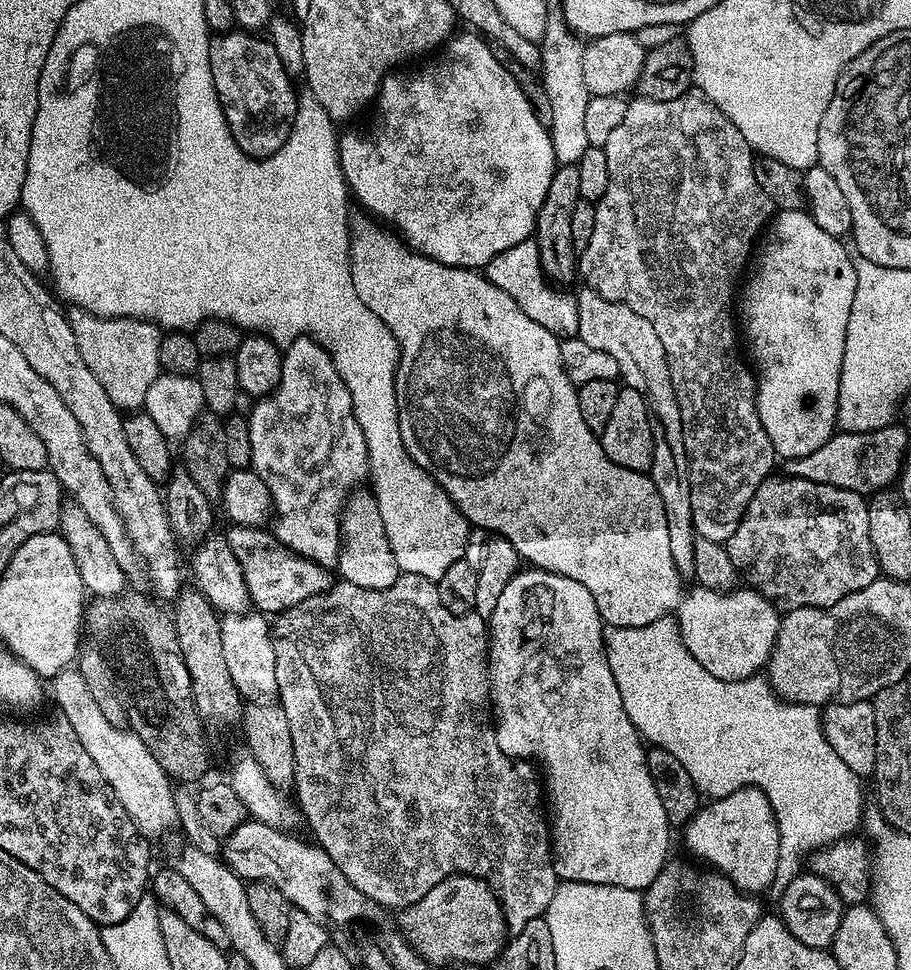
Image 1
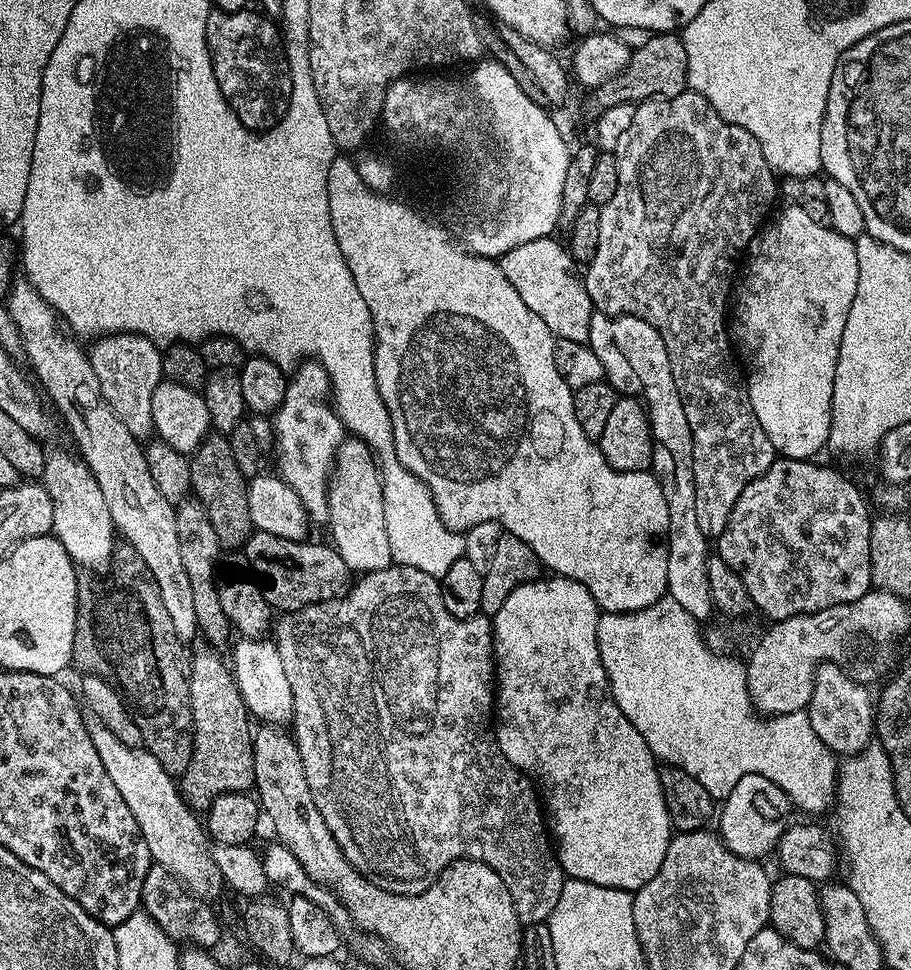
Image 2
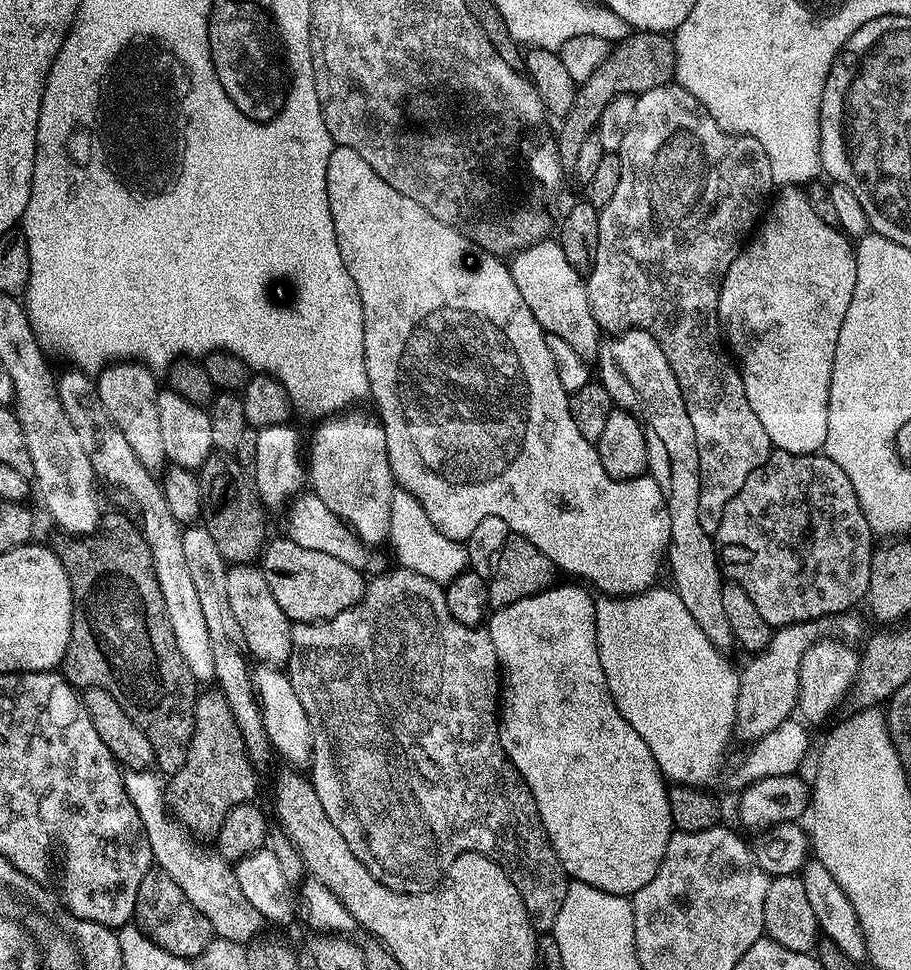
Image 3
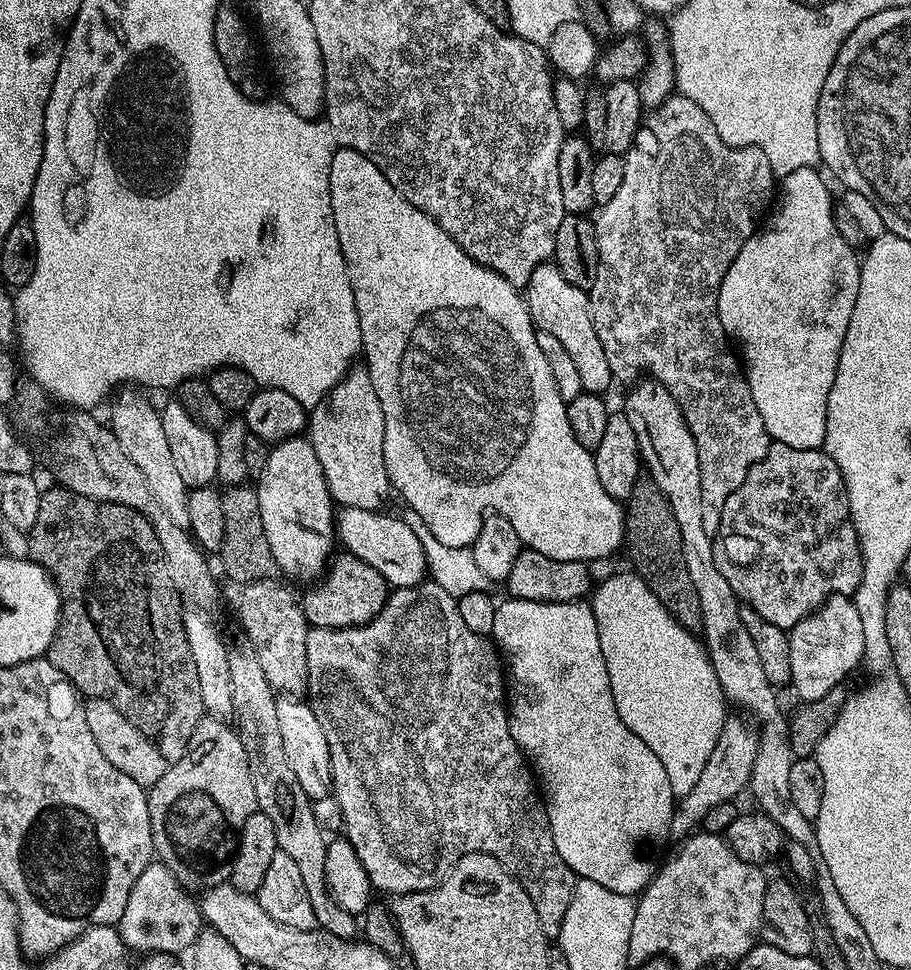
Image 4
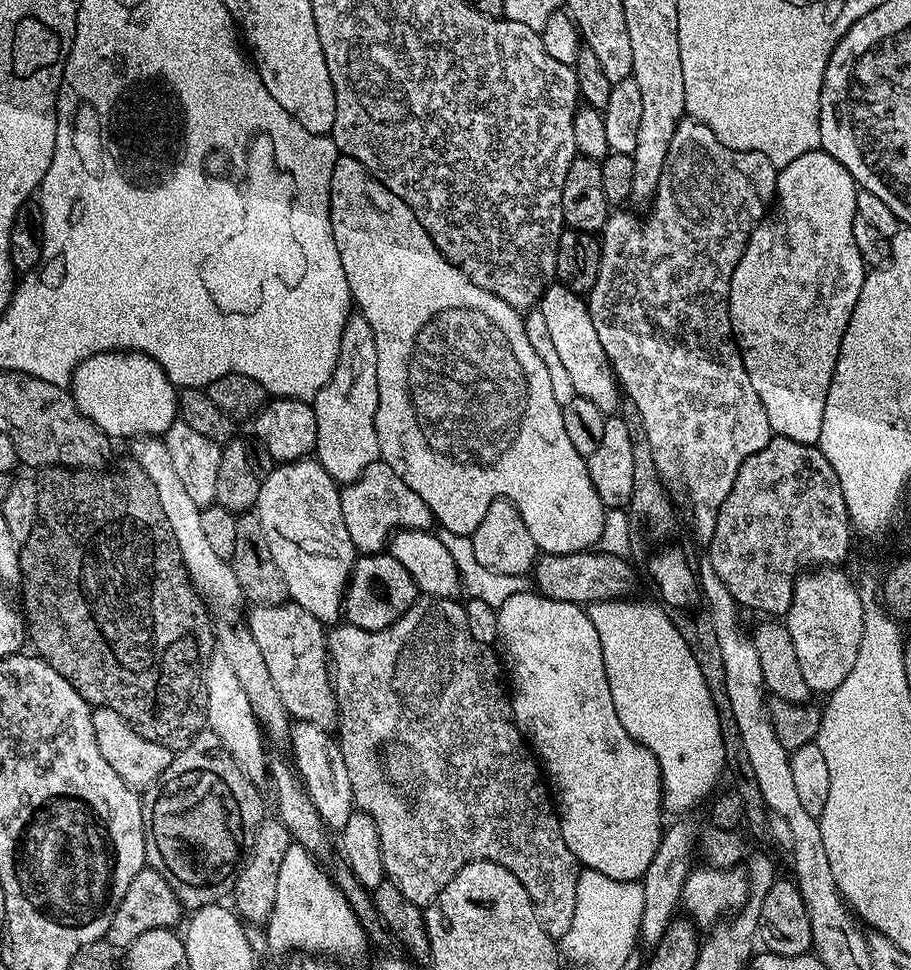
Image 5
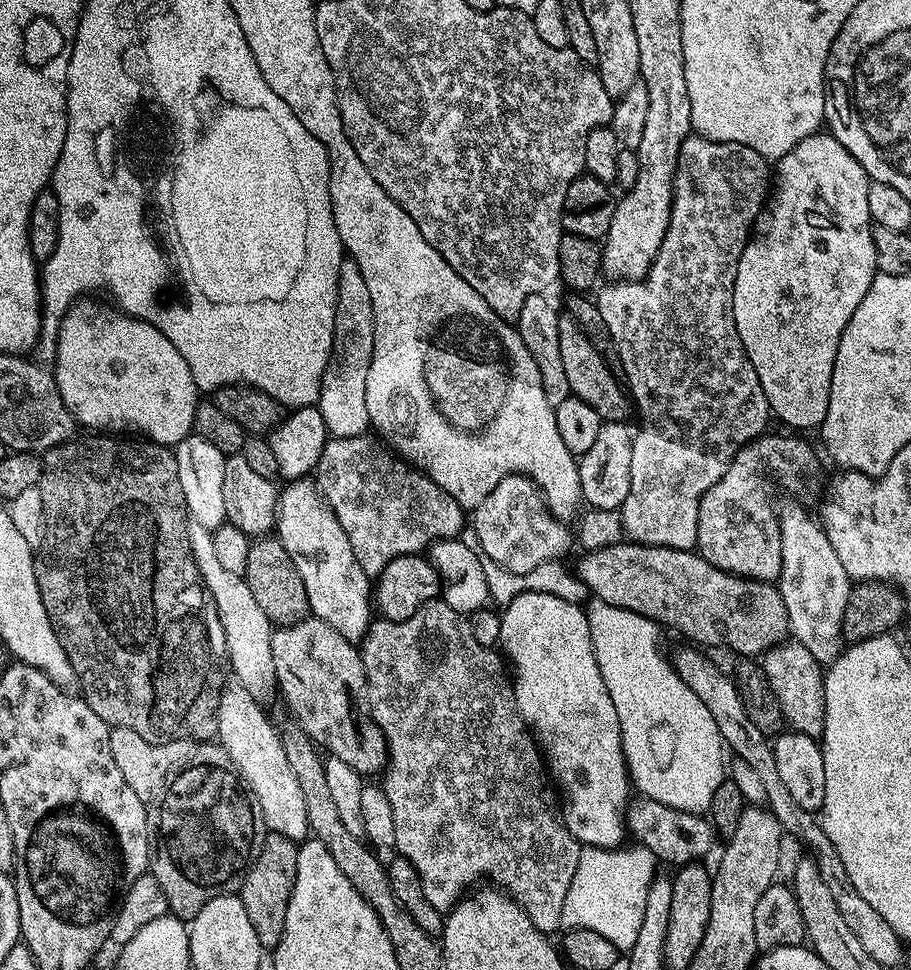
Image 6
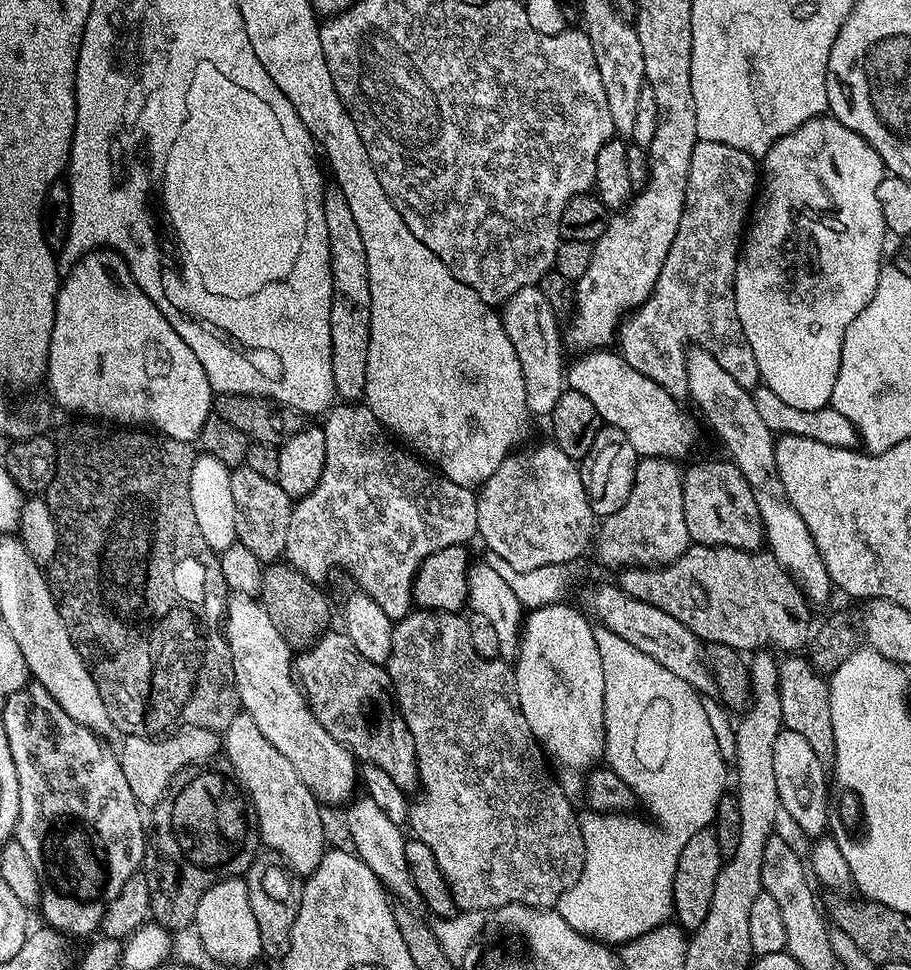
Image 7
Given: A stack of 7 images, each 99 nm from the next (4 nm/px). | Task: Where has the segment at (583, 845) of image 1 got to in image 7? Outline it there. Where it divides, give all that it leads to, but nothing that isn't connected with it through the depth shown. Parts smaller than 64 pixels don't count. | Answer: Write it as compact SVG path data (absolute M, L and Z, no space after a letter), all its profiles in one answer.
M568 602L531 609L524 617L520 649L514 661L516 693L522 714L533 738L540 743L545 757L554 765L558 781L570 798L579 797L583 793L585 775L604 760L602 658L598 654L598 642L594 642L593 625L588 624L589 617L585 616L578 609L571 608Z

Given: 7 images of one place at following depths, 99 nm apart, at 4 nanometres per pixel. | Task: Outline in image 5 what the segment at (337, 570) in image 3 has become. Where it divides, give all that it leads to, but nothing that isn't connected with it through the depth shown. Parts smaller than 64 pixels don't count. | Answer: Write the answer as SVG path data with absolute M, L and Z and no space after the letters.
M360 554L356 557L356 564L352 568L352 579L346 589L346 616L351 623L358 628L365 628L371 632L377 632L394 623L410 605L416 603L418 589L414 578L391 554Z

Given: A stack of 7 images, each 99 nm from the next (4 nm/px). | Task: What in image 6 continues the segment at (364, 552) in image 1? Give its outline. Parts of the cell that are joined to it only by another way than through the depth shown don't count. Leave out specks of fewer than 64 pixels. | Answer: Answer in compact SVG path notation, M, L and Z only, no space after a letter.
M345 258L338 276L336 318L332 335L332 357L320 383L318 407L324 425L336 438L355 438L369 431L366 410L366 376L370 374L370 362L374 358L374 302L370 302L370 290L366 278L358 270L356 261Z

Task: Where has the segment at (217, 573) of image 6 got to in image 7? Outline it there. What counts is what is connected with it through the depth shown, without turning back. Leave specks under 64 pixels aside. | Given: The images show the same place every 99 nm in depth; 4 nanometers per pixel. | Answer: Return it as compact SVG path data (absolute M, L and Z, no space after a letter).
M229 595L226 615L222 621L228 649L232 655L236 692L243 711L266 734L270 746L276 749L298 770L298 778L306 782L310 794L321 805L347 805L358 788L358 761L352 749L330 738L312 713L312 707L294 675L294 652L278 634L270 614L256 596Z

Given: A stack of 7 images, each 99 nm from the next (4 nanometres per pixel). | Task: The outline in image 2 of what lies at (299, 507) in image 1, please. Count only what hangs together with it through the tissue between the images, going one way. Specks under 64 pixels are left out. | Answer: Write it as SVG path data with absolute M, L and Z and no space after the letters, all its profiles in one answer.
M307 359L291 373L286 398L271 421L276 446L276 468L281 480L298 494L309 521L327 521L328 485L336 450L346 439L344 423L330 403L332 383L326 370L316 360Z

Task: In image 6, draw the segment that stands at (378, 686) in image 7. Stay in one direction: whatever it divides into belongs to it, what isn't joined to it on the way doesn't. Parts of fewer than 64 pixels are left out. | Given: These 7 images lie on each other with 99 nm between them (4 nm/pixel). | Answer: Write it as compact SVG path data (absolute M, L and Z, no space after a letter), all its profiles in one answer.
M305 618L297 624L277 627L272 634L270 650L276 671L275 683L278 688L280 684L281 694L288 699L288 708L296 715L295 723L310 737L313 744L325 753L342 758L342 762L346 762L346 766L350 766L355 772L379 773L386 760L386 745L376 730L372 730L369 736L360 737L356 720L352 717L352 687L355 686L356 680L358 684L364 674L359 647L342 634L338 634L338 630L334 630L334 626L330 626L326 621Z

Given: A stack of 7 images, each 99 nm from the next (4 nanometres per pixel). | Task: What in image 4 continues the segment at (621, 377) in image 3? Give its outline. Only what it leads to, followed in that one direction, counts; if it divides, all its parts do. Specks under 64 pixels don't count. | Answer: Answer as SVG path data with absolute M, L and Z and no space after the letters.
M644 378L633 383L631 388L632 393L625 398L622 411L630 418L630 426L634 426L640 459L647 475L671 501L674 519L682 534L683 557L701 602L702 643L708 653L708 661L714 666L725 701L732 703L733 700L738 707L745 708L740 710L749 717L760 719L758 750L754 754L750 781L750 793L757 804L755 807L769 816L789 841L801 843L806 850L815 853L816 829L813 821L807 820L802 810L794 806L794 798L790 798L790 766L794 757L788 740L789 717L776 701L777 689L762 671L758 646L754 646L746 626L742 626L741 601L736 599L734 590L730 590L730 582L718 574L718 566L714 566L713 536L705 533L702 523L701 495L706 491L706 477L700 473L698 446L678 402L664 384Z

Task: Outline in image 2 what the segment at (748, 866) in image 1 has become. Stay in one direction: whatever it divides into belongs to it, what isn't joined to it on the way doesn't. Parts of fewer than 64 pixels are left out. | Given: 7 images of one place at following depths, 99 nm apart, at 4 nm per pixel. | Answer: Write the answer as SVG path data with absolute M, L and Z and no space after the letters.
M756 772L754 774L746 774L738 782L738 786L734 786L734 790L730 790L730 794L724 797L722 807L718 812L718 824L720 820L720 828L718 827L718 835L723 840L730 851L738 854L747 860L759 861L761 859L760 852L771 853L777 846L777 839L786 829L786 821L784 822L784 804L789 803L787 794L782 791L774 782L770 782L770 778L762 778Z

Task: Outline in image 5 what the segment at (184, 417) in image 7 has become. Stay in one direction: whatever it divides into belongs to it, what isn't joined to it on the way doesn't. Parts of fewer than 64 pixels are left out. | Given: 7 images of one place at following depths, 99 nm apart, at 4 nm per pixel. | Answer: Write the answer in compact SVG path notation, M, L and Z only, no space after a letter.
M135 350L95 352L74 369L70 391L80 413L90 418L90 422L94 422L94 426L98 426L98 430L102 430L109 438L163 437L178 419L178 389L164 373L164 367L145 352Z

